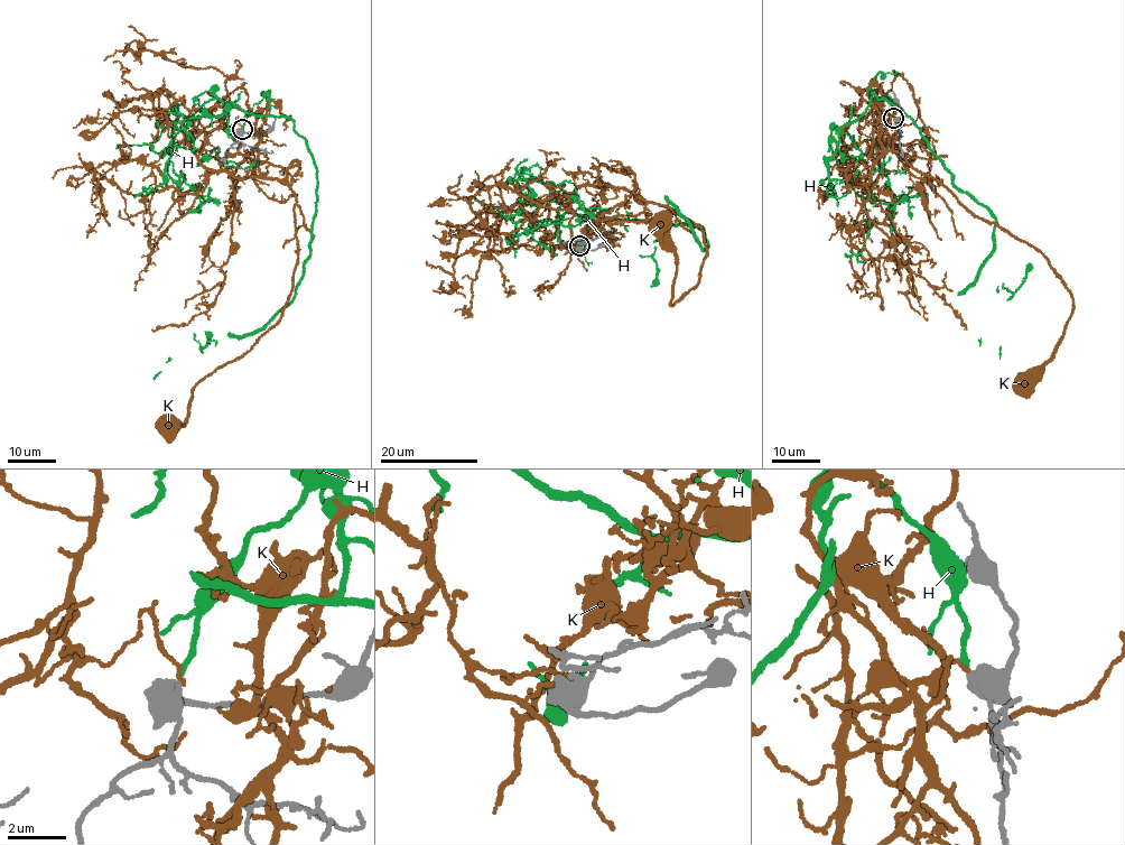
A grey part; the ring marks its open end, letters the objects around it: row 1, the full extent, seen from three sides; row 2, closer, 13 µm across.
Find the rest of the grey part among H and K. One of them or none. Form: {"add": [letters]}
{"add": ["H"]}

